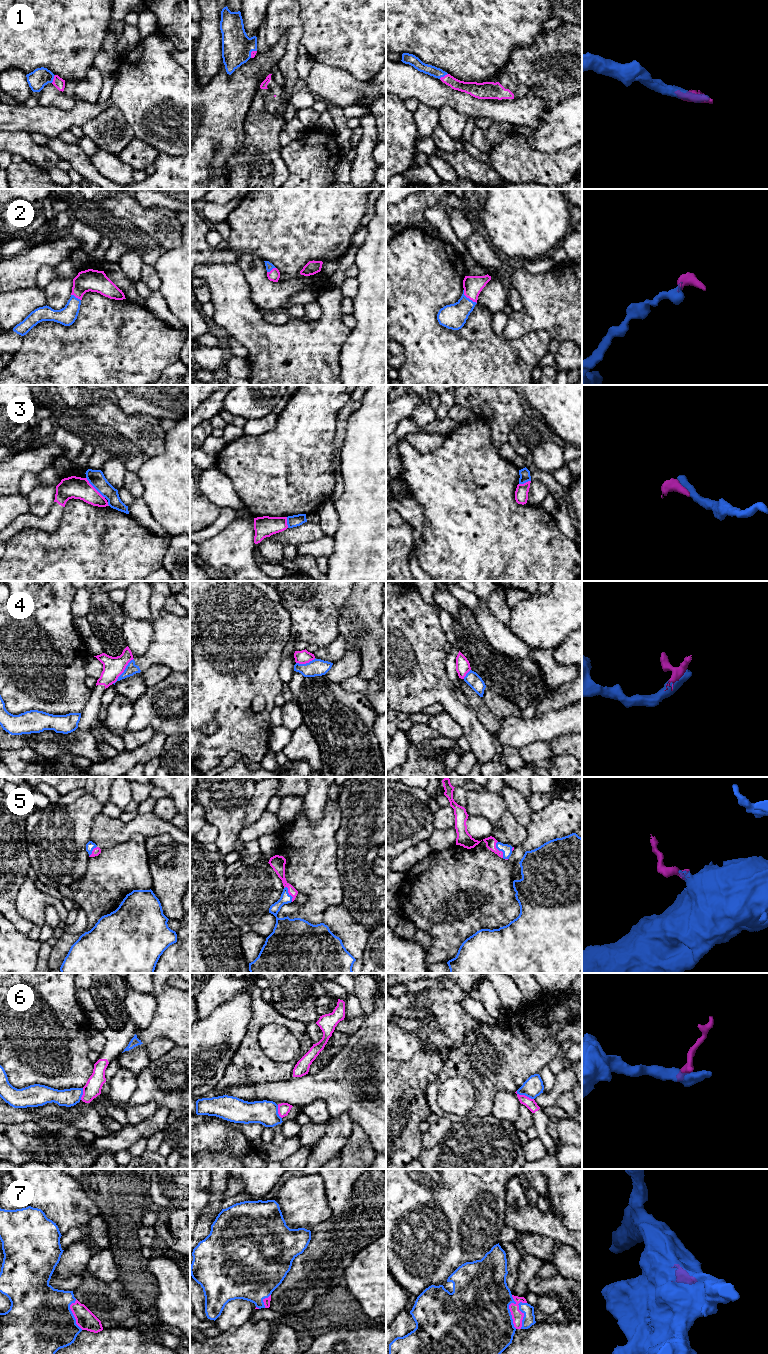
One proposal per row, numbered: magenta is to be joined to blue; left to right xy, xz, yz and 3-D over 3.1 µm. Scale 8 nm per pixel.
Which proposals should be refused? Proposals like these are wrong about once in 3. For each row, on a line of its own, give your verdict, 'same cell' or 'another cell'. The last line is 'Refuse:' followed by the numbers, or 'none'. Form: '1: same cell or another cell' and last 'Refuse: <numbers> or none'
1: same cell
2: same cell
3: another cell
4: another cell
5: same cell
6: another cell
7: same cell
Refuse: 3, 4, 6

